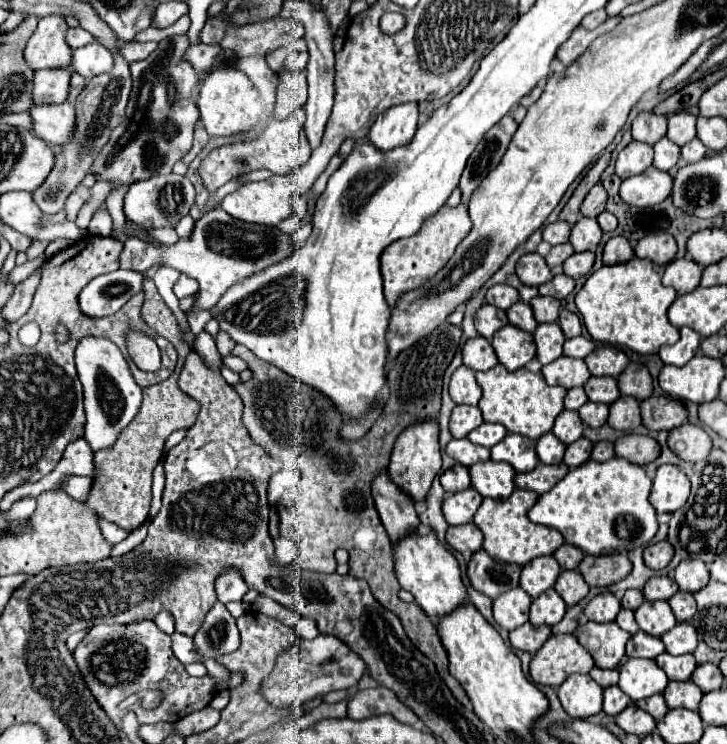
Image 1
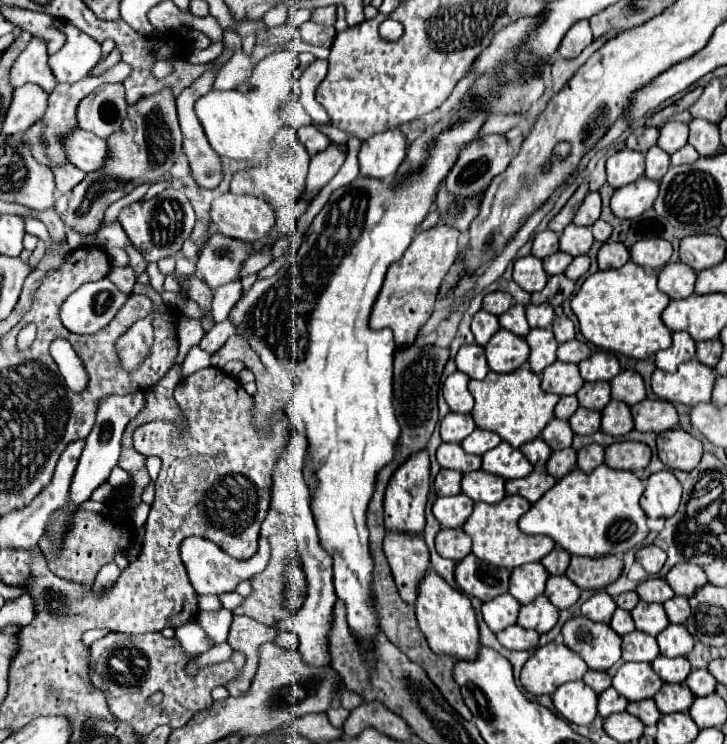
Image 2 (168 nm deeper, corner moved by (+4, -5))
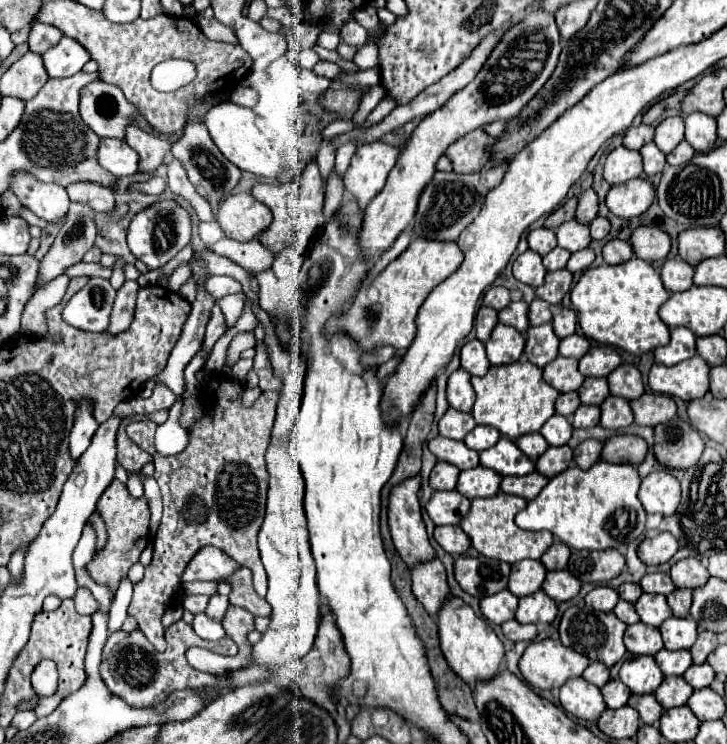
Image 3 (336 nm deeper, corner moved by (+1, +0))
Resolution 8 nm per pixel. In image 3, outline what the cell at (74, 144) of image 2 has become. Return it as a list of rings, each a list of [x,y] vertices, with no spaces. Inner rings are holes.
[[[101,138],[99,150],[97,150],[97,162],[105,170],[109,170],[115,178],[131,176],[139,172],[137,152],[129,148],[125,140],[119,140],[119,138]]]

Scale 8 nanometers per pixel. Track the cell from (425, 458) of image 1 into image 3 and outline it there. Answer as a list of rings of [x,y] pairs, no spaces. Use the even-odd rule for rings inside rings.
[[[421,476],[419,478],[411,478],[409,482],[399,482],[397,486],[393,486],[391,494],[389,494],[389,530],[391,530],[391,538],[395,544],[395,550],[399,552],[399,556],[403,558],[403,562],[407,566],[413,566],[415,562],[421,560],[429,560],[435,556],[435,550],[429,544],[427,538],[427,530],[425,530],[425,522],[421,516],[421,504],[419,504],[419,490],[421,490]]]

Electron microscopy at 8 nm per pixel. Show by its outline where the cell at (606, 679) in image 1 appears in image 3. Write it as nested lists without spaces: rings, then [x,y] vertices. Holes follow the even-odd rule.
[[[591,662],[587,666],[587,670],[583,672],[583,678],[587,682],[595,684],[597,688],[601,688],[601,686],[605,686],[609,682],[609,668],[605,664],[601,664],[601,662]]]

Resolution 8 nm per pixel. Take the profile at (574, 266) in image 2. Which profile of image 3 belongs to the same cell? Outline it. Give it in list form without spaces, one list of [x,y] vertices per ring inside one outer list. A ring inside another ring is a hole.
[[[585,248],[581,252],[575,252],[571,254],[569,262],[567,262],[567,270],[569,272],[581,272],[581,270],[587,270],[591,266],[591,262],[595,260],[595,254],[591,248]]]

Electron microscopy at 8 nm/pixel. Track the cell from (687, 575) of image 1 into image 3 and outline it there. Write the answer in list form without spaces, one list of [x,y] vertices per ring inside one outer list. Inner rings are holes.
[[[685,558],[671,566],[671,580],[677,588],[697,588],[709,580],[707,568],[697,558]]]

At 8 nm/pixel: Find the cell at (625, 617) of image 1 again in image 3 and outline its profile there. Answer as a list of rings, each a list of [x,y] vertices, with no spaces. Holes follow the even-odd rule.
[[[619,602],[613,612],[615,612],[615,616],[617,616],[621,622],[625,622],[625,624],[635,624],[635,622],[639,622],[639,616],[637,616],[637,612],[635,612],[635,602]]]

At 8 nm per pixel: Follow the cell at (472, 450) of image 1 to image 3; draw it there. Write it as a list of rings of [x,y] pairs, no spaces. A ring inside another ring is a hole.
[[[437,436],[429,440],[429,450],[443,462],[457,466],[459,470],[469,470],[479,464],[479,452],[465,446],[465,442]]]

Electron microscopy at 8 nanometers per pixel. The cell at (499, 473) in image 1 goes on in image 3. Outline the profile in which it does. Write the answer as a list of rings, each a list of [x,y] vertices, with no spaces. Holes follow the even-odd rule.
[[[477,466],[471,470],[463,470],[459,474],[457,490],[469,500],[489,498],[499,492],[499,484],[501,484],[501,476],[497,472],[493,472],[485,466]]]

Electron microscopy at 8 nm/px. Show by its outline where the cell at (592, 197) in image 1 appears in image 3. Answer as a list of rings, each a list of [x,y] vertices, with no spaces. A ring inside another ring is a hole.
[[[589,188],[579,198],[575,220],[581,224],[589,224],[591,220],[595,220],[597,212],[599,212],[599,198],[597,198],[597,192],[593,188]]]

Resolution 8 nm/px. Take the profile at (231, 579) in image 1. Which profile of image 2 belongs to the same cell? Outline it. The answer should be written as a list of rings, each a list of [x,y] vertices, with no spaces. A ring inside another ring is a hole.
[[[188,537],[182,541],[182,547],[180,547],[180,555],[182,555],[182,561],[184,561],[184,567],[188,571],[188,579],[194,587],[194,591],[198,595],[220,595],[220,593],[228,593],[228,591],[234,591],[234,587],[240,583],[240,581],[246,581],[254,575],[258,575],[266,565],[268,565],[268,559],[270,559],[270,545],[268,541],[262,537],[260,539],[260,547],[258,547],[258,553],[248,559],[248,561],[236,561],[232,559],[228,553],[224,553],[216,543],[208,541],[208,539],[202,539],[202,537]]]

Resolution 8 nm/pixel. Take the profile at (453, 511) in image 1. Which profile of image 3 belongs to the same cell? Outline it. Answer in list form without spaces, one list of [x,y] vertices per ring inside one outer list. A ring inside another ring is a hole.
[[[457,490],[435,492],[427,504],[427,514],[437,526],[459,524],[467,516],[469,508],[471,508],[471,500],[459,494]]]

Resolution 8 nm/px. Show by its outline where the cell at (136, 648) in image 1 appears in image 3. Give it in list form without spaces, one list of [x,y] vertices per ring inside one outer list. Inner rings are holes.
[[[183,620],[165,628],[165,640],[167,640],[167,650],[157,652],[153,648],[153,644],[145,638],[145,634],[141,634],[141,630],[133,630],[129,634],[121,632],[121,630],[113,632],[105,642],[103,662],[99,666],[99,674],[101,674],[103,682],[107,684],[107,688],[115,696],[123,698],[133,708],[157,708],[161,702],[165,702],[169,698],[169,694],[173,694],[177,690],[187,690],[187,688],[213,690],[217,686],[217,676],[207,674],[207,672],[199,672],[193,666],[189,666],[185,652],[191,646],[201,646],[201,648],[207,648],[207,650],[223,654],[223,656],[237,654],[237,644],[231,638],[225,636],[217,642],[203,640]]]

